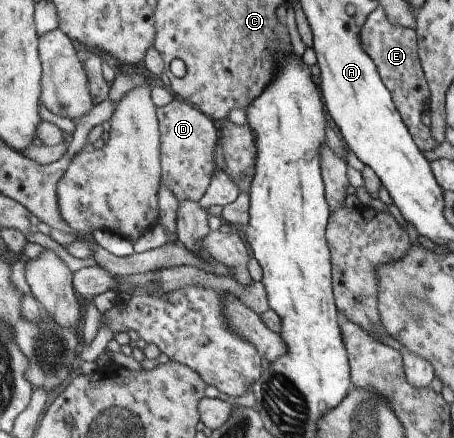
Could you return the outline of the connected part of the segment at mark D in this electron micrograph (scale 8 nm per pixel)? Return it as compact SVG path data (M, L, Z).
M174 98L168 105L157 108L156 117L158 129L160 130L161 183L164 183L174 193L174 197L178 201L198 202L206 193L212 176L219 170L216 162L214 162L214 152L220 138L220 123L202 113L196 106L180 101L180 99Z

